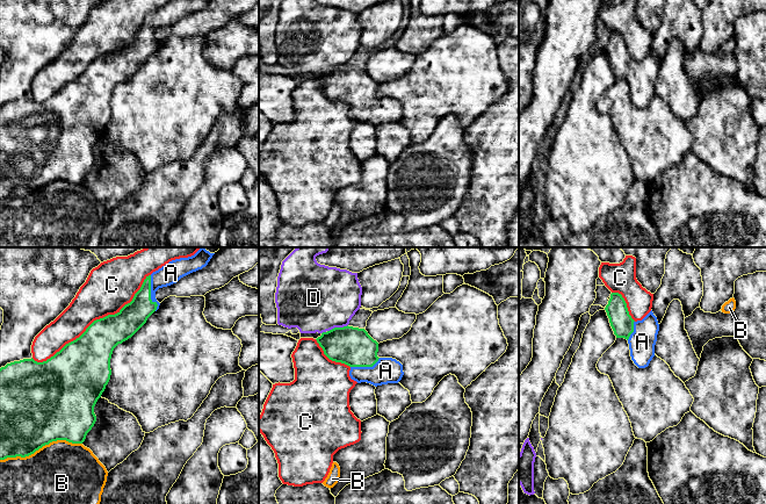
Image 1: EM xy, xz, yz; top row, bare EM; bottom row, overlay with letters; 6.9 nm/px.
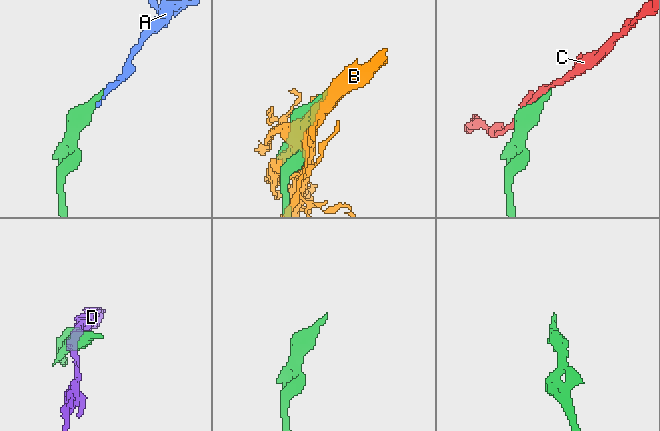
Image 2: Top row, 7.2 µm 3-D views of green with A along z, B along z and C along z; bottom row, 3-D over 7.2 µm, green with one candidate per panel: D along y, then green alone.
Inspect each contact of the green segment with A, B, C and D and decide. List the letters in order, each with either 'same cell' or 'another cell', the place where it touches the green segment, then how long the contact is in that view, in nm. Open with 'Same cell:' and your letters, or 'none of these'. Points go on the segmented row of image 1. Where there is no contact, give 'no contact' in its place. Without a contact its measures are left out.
Same cell: A
A: same cell; meets green in xy at (150, 293); contact 260 nm long
B: another cell; meets green in xy at (41, 447); contact 600 nm long
C: another cell; meets green in xy at (94, 321); contact 1000 nm long
D: another cell; meets green in xz at (337, 328); contact 150 nm long

